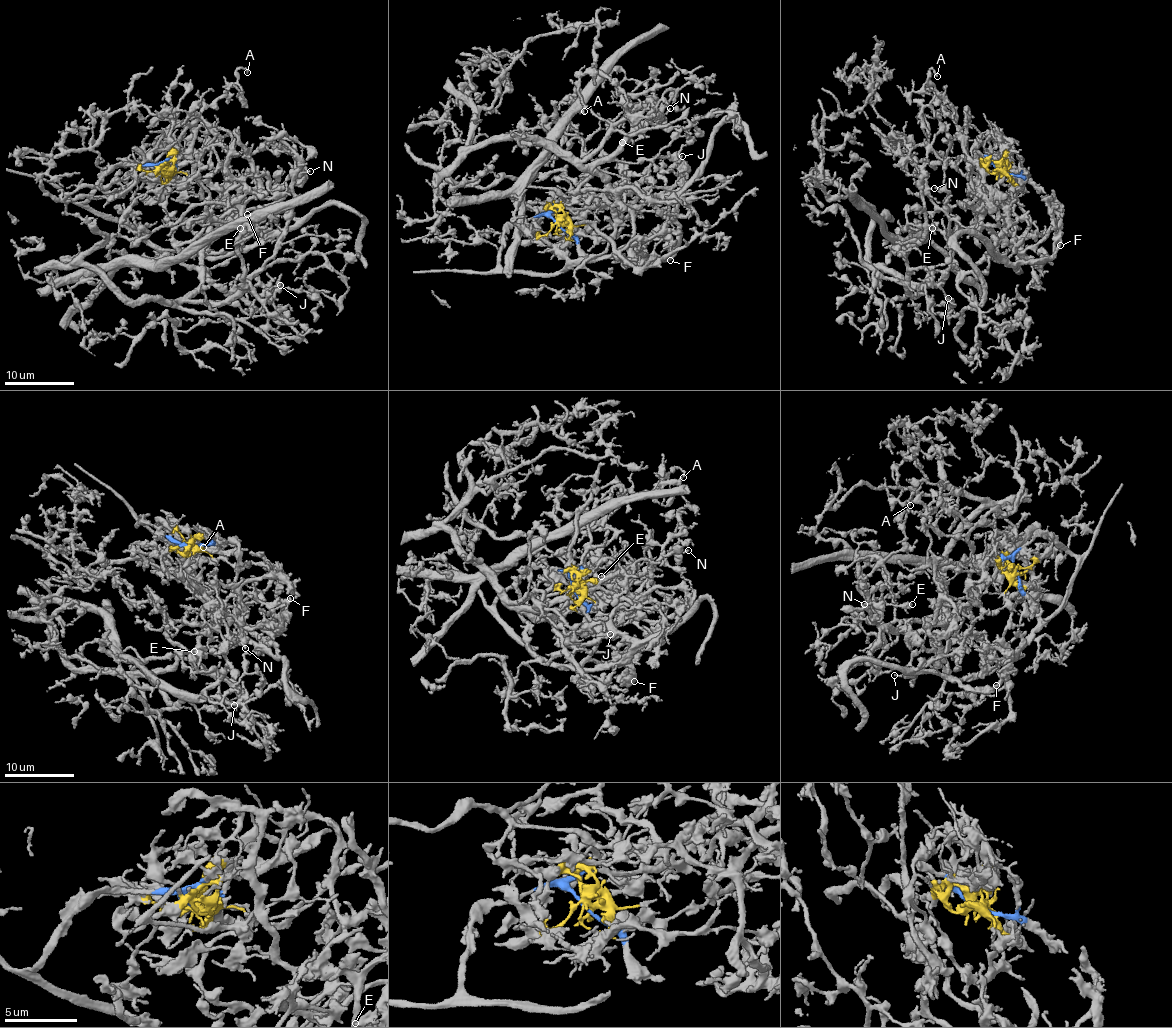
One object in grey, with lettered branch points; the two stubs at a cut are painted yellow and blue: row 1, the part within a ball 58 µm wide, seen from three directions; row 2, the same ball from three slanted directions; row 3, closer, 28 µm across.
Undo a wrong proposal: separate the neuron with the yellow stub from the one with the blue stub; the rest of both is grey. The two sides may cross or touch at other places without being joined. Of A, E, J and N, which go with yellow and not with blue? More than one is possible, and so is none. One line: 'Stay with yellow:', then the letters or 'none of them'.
Stay with yellow: A, E, J, N

